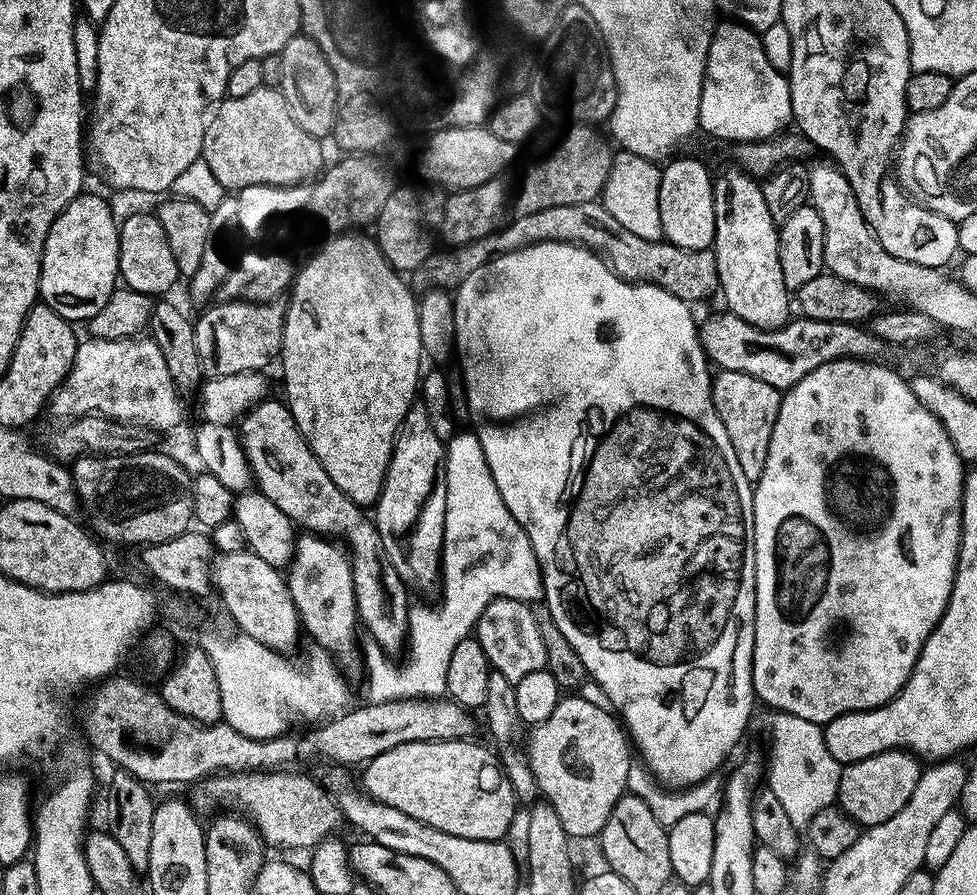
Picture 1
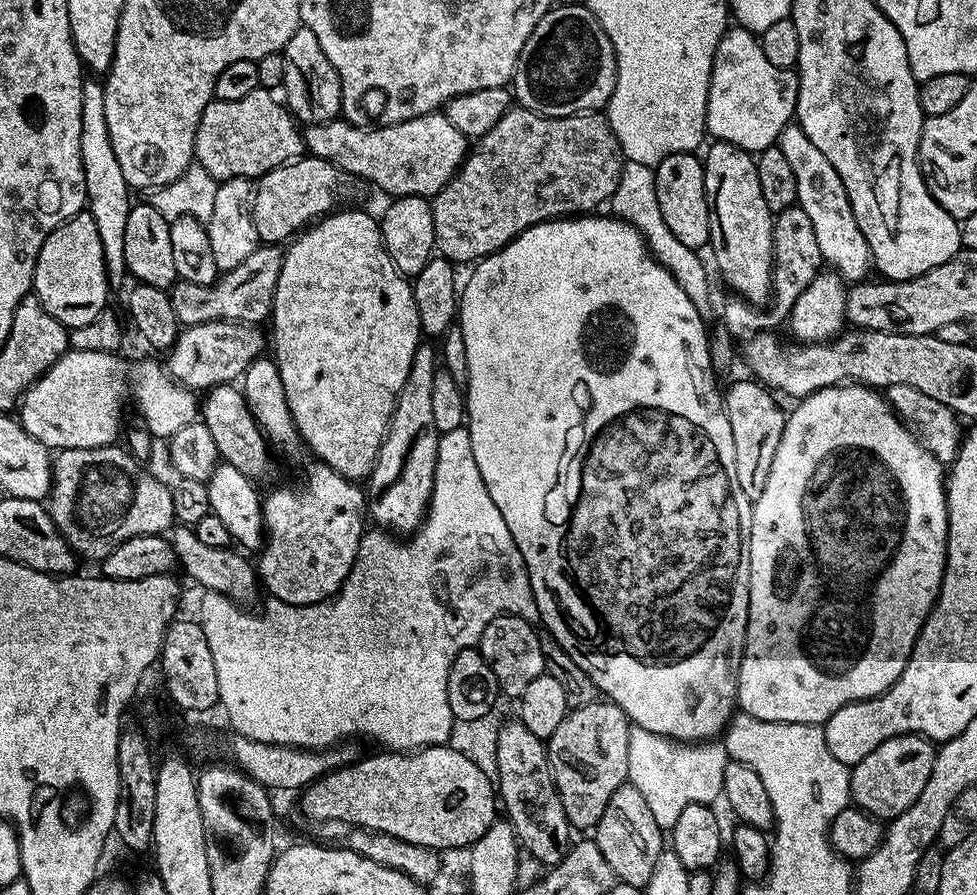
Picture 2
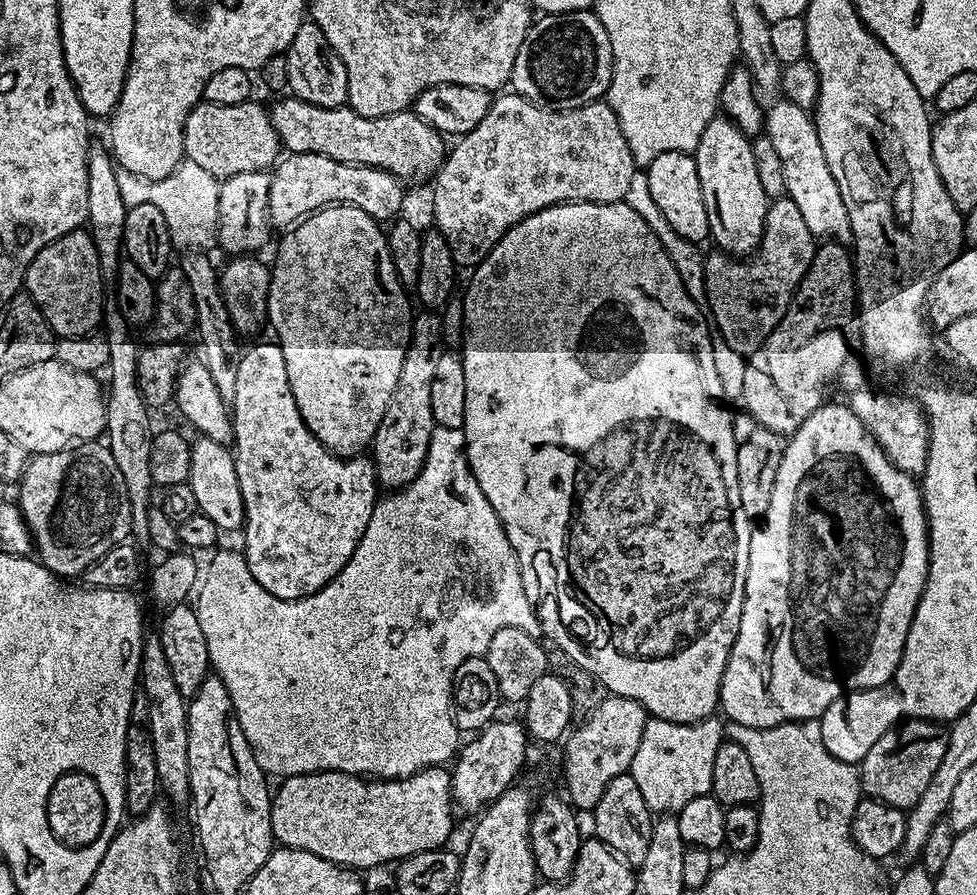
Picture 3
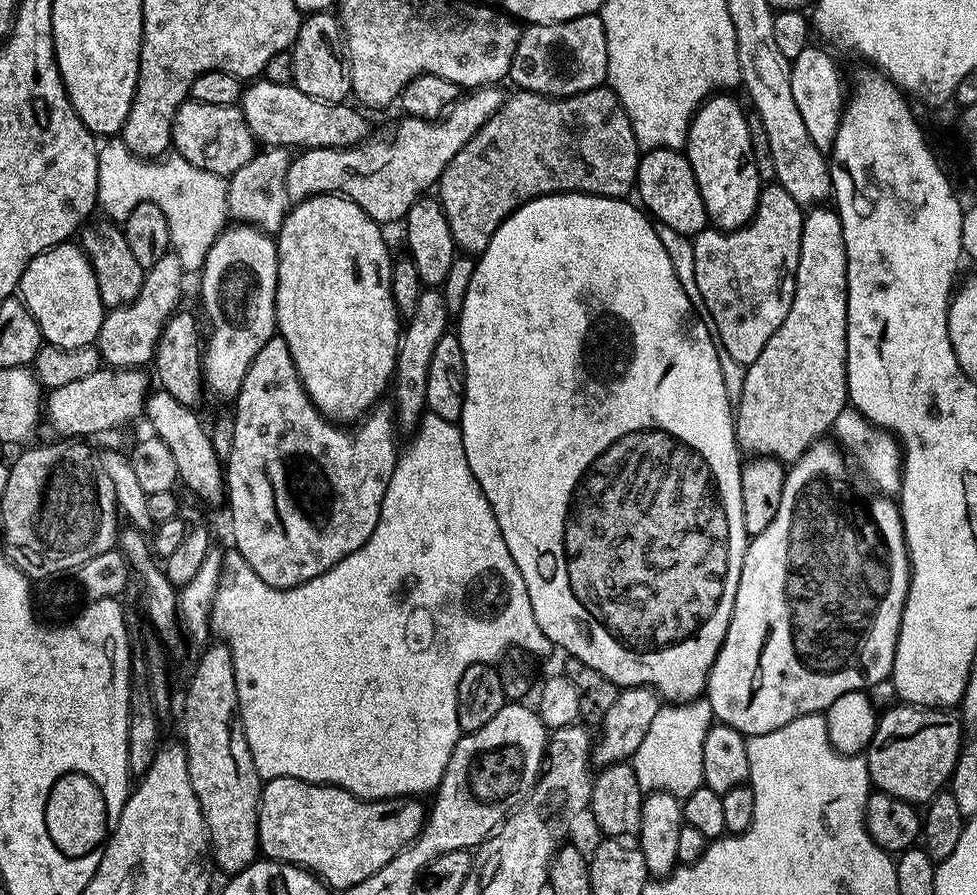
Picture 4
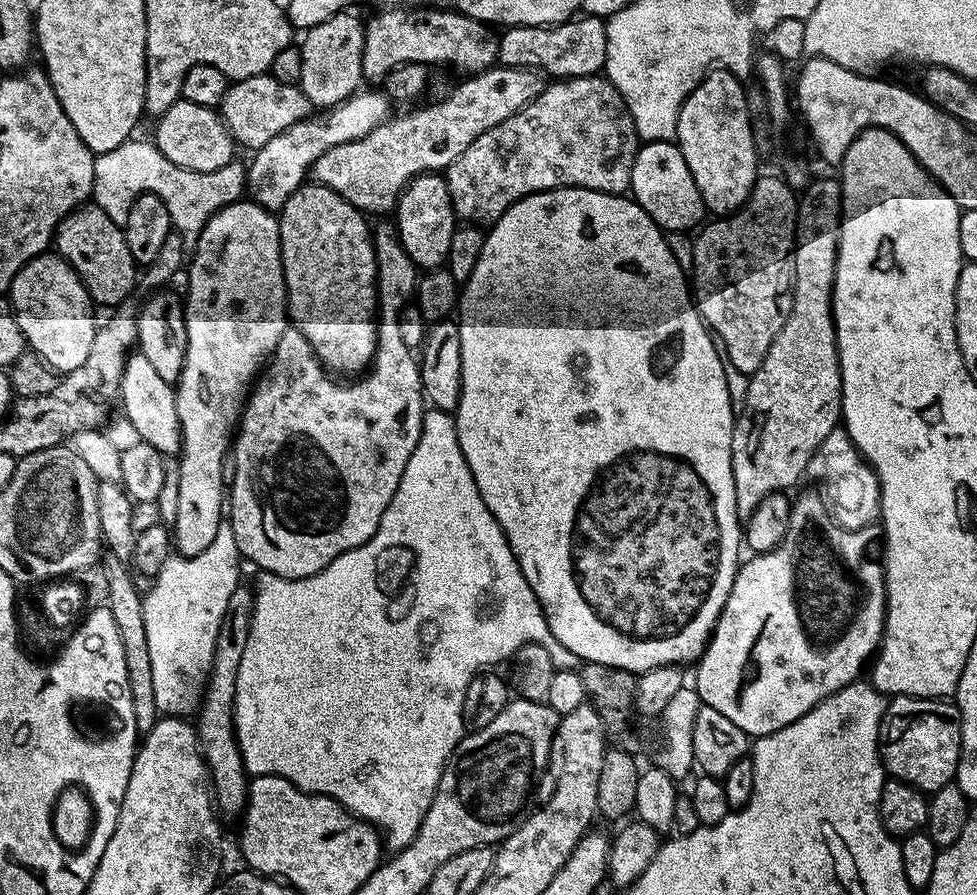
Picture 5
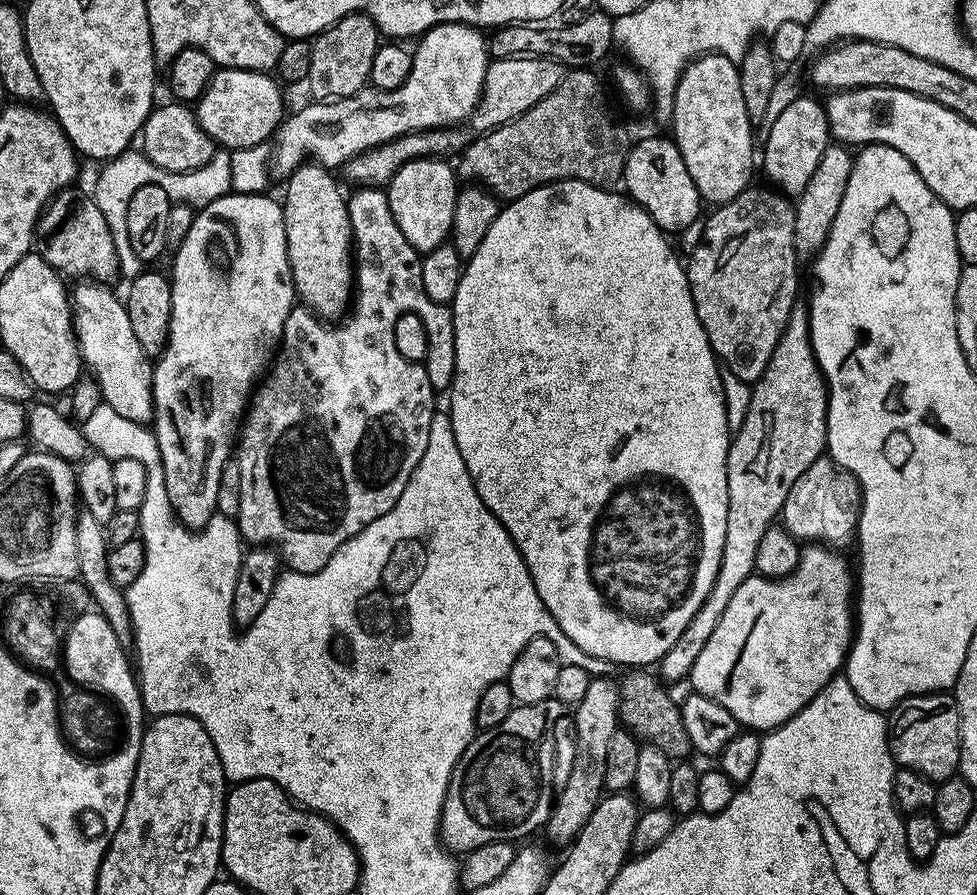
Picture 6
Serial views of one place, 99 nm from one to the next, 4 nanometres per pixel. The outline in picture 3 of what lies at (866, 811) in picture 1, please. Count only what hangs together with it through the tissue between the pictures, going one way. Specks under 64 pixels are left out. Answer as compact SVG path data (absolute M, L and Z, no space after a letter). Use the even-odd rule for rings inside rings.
M905 720L882 734L858 765L861 793L869 800L881 800L895 808L913 808L926 786L930 786L930 778L934 778L934 770L938 770L942 754L948 749L948 732L940 728L943 727L934 720Z

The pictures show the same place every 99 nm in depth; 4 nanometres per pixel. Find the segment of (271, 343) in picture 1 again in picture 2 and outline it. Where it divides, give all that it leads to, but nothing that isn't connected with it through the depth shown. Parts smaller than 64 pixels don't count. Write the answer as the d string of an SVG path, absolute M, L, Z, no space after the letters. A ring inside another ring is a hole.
M211 320L184 328L167 353L168 375L176 383L193 390L207 390L239 381L246 369L265 355L266 340L260 337L260 331L259 327L236 324L232 320Z

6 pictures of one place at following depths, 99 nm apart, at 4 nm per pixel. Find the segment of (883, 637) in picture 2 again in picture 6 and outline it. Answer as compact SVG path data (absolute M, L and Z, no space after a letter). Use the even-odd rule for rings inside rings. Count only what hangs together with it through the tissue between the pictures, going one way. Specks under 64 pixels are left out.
M828 546L805 547L800 553L798 566L789 576L769 578L753 574L750 578L746 578L746 582L742 582L742 586L738 586L738 591L726 602L726 614L722 614L722 622L718 622L718 630L714 630L714 638L710 638L710 646L706 646L692 671L690 688L693 688L691 691L695 695L710 698L710 702L718 702L718 706L722 706L722 710L727 710L729 714L734 714L737 725L745 729L771 730L780 728L787 720L794 718L794 714L801 712L835 676L841 675L854 635L854 568L831 550L833 549Z

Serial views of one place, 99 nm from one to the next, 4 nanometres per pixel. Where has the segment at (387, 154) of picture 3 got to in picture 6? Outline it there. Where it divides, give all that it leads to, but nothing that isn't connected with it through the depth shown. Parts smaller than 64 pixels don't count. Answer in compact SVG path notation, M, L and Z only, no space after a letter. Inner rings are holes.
M232 70L217 75L208 97L202 101L202 119L225 149L260 150L272 140L289 111L287 91L289 89L276 74Z

